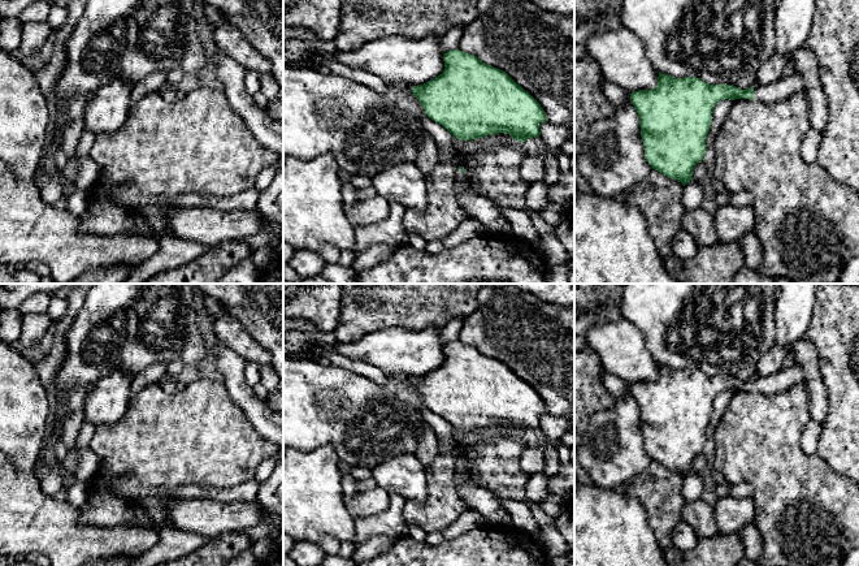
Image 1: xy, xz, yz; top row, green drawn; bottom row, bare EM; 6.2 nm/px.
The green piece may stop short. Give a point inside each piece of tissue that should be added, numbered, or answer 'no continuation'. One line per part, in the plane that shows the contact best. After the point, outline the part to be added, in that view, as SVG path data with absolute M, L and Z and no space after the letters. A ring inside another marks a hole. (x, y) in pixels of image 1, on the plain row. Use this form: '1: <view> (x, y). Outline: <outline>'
1: yz (786, 377). Outline: M794 364L789 368L782 368L780 372L767 376L767 377L759 377L754 376L754 390L755 393L764 393L764 394L772 394L772 393L780 393L789 388L791 388L794 384L803 381L803 370L799 364Z

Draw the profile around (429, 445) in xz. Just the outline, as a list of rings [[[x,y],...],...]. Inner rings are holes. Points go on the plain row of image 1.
[[[428,427],[420,433],[418,446],[415,455],[421,462],[421,465],[426,467],[431,465],[441,448],[442,446],[437,435],[430,427]]]

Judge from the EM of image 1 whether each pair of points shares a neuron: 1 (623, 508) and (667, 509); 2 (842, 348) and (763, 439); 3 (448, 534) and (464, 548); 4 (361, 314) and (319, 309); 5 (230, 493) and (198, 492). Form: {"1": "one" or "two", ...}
{"1": "two", "2": "two", "3": "two", "4": "two", "5": "one"}

